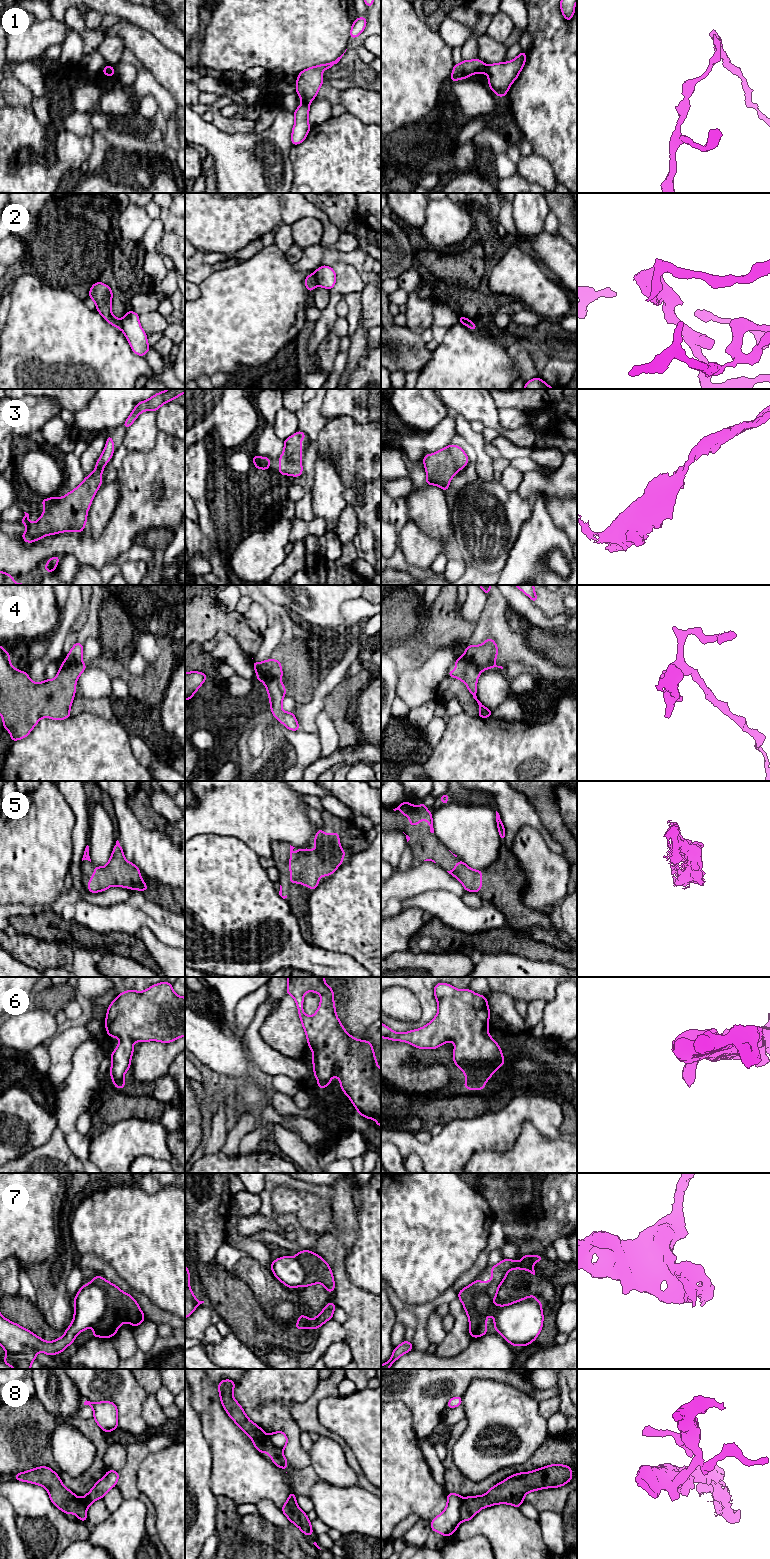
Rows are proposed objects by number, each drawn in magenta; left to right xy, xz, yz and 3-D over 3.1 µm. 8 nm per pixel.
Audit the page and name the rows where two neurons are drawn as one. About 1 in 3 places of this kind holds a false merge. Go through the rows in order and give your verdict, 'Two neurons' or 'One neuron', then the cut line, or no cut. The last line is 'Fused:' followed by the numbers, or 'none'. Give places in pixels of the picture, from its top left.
1: Two neurons. Split along xz (302, 102), (308, 104)
2: Two neurons. Split along xz (313, 274), (316, 284)
3: One neuron. No split
4: Two neurons. Split along yz (462, 656), (472, 662), (480, 671)
5: One neuron. No split
6: One neuron. No split
7: Two neurons. Split along xy (91, 1282), (103, 1291), (106, 1298), (105, 1314), (96, 1323)
8: Two neurons. Split along xz (265, 1436), (266, 1442), (272, 1450), (282, 1450)
Fused: 1, 2, 4, 7, 8

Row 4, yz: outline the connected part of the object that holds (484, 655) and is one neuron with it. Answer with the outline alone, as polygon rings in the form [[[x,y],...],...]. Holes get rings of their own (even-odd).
[[[487,638],[483,644],[475,646],[467,645],[463,657],[475,664],[480,671],[494,667],[503,669],[502,666],[497,666],[495,663],[497,655],[497,644],[492,638]]]

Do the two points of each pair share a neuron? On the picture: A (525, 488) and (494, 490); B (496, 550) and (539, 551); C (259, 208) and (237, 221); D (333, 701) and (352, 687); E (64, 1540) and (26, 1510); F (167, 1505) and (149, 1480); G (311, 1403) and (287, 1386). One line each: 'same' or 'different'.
A: different
B: different
C: same
D: same
E: same
F: same
G: different

